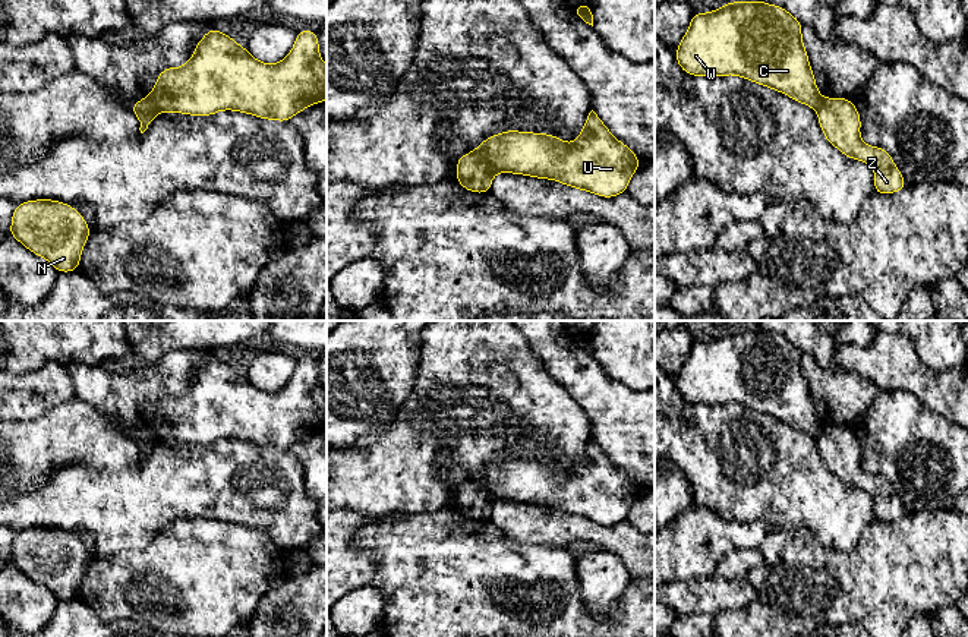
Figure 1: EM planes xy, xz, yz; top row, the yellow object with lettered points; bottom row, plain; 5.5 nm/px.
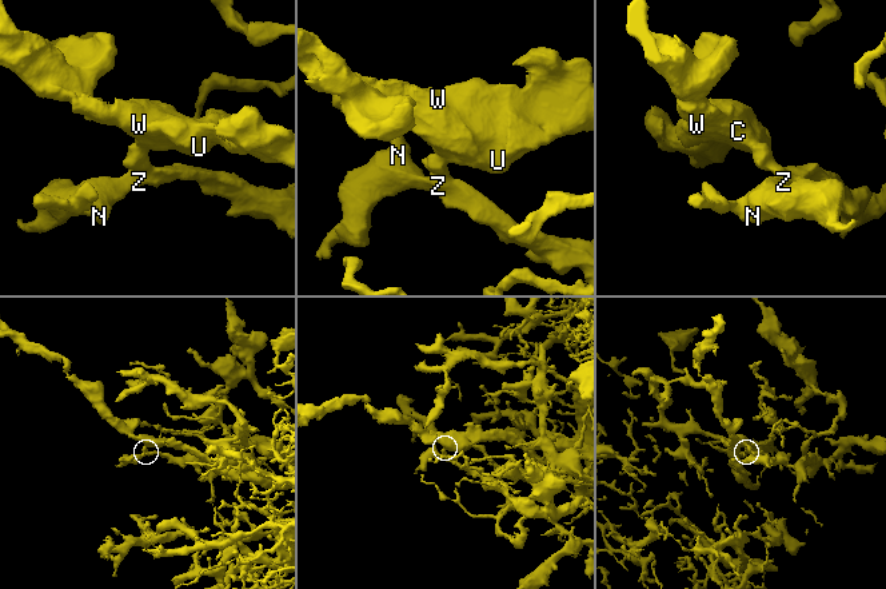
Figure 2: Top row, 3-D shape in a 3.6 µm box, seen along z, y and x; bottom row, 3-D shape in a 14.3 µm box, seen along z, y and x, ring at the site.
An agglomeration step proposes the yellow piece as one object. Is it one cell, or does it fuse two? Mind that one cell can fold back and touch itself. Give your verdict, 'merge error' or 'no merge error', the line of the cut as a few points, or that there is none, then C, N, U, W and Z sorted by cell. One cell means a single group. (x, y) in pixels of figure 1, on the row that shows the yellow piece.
merge error; cut in xz along (472, 153), (484, 158), (495, 172); C U W / N Z

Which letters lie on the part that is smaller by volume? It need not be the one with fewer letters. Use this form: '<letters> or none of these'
C, U, W

